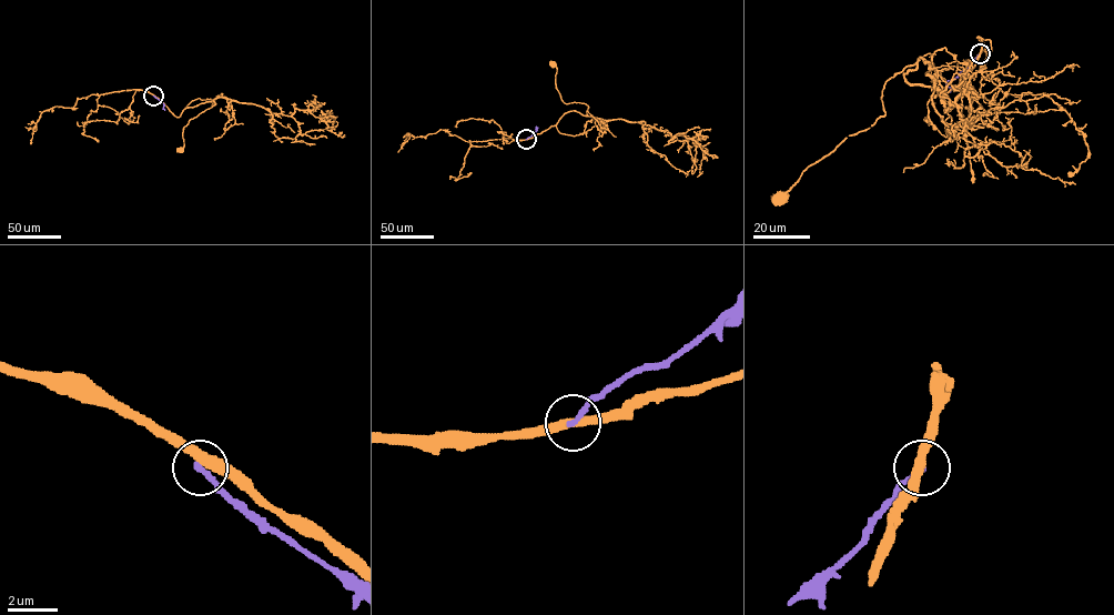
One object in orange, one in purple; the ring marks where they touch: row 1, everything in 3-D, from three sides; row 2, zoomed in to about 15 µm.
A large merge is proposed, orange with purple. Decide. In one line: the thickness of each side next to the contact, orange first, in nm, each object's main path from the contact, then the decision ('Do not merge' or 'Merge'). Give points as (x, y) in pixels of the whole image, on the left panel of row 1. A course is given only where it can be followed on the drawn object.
Thickness 380 nm (orange) against 240 nm. Course of orange: (153, 96), (178, 117), (185, 108), (214, 100), (215, 103), (191, 119), (183, 128), (183, 147), (180, 149). Course of purple: (153, 96), (163, 103), (165, 110). Do not merge

